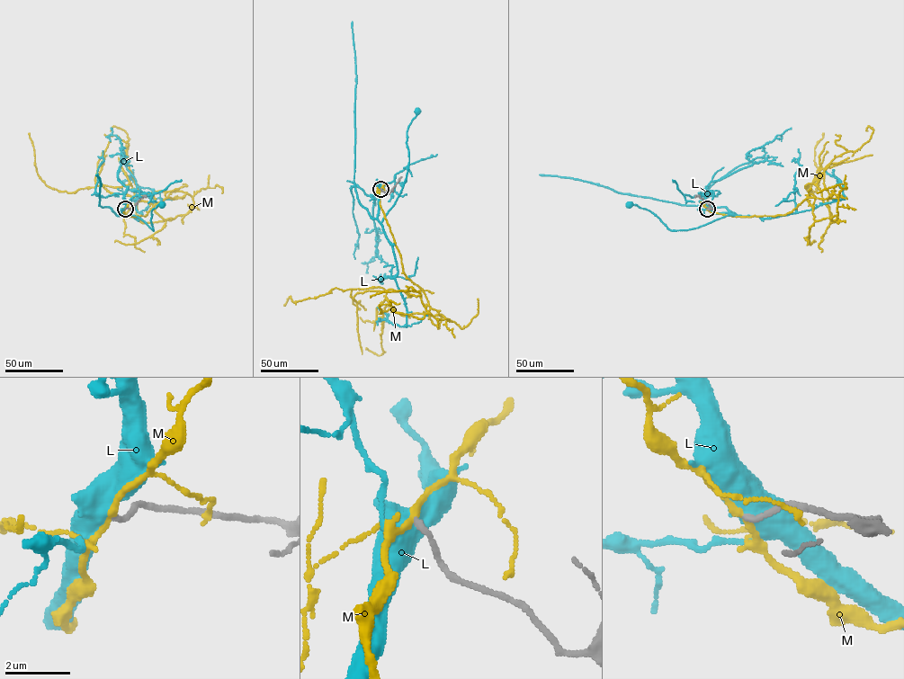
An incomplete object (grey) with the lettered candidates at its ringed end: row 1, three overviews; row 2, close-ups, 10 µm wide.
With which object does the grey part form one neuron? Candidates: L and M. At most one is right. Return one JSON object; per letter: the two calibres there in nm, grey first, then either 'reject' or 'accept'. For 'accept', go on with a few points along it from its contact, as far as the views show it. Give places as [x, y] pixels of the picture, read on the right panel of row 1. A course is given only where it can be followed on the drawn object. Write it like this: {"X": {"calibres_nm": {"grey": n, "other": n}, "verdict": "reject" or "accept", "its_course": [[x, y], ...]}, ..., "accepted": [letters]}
{"L": {"calibres_nm": {"grey": 170, "other": 550}, "verdict": "reject"}, "M": {"calibres_nm": {"grey": 160, "other": 190}, "verdict": "reject"}, "accepted": []}

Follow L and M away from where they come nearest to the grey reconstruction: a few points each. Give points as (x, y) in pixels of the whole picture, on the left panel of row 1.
L: (125, 209), (122, 216), (138, 217), (154, 230), (151, 210), (163, 204)
M: (125, 208), (145, 216), (166, 198), (193, 201), (186, 214), (141, 222), (130, 183), (53, 189), (28, 133)

